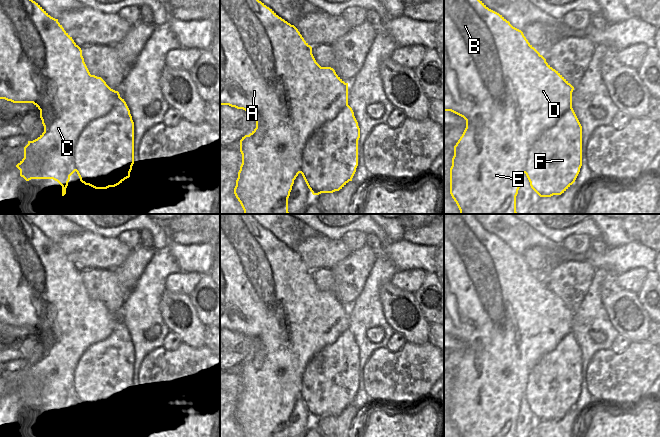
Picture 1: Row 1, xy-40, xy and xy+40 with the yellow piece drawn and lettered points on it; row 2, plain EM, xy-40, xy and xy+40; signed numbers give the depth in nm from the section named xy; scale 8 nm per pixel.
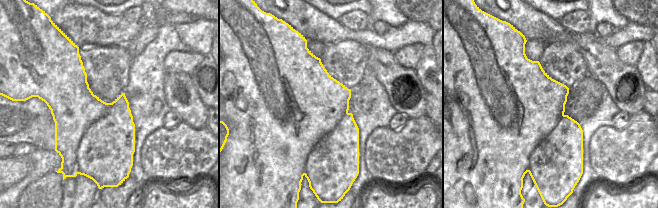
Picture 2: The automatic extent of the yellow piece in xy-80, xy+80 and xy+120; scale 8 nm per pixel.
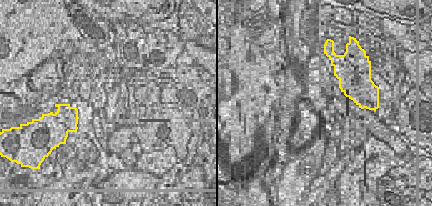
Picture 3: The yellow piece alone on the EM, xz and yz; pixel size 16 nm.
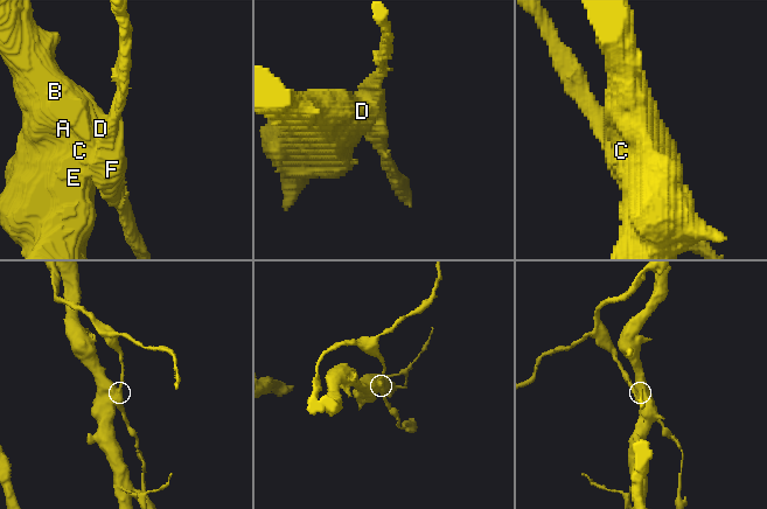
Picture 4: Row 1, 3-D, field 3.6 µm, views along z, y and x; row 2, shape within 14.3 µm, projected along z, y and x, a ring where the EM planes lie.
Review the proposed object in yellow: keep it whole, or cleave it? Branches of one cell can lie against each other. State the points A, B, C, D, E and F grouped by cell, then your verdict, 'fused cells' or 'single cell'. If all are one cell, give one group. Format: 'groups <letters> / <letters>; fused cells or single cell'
groups A B C D E F; single cell

